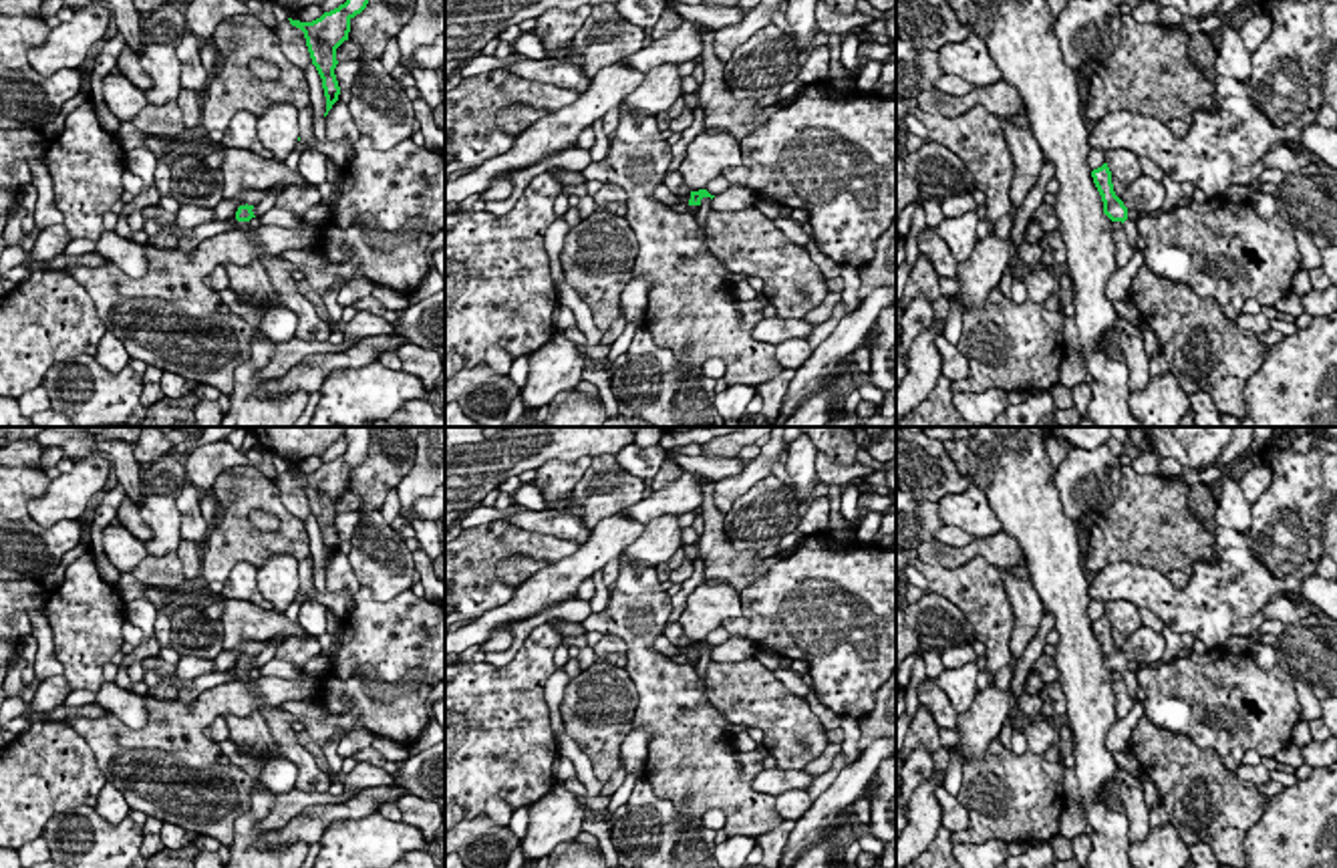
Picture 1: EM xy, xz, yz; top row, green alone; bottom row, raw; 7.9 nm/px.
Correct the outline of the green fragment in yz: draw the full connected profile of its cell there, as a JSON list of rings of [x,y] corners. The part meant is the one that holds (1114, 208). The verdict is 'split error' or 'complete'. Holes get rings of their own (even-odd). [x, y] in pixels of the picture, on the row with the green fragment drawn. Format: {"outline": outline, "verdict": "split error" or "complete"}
{"outline": [[[1103,163],[1101,167],[1091,171],[1093,183],[1101,195],[1103,201],[1103,213],[1111,220],[1111,222],[1120,222],[1122,230],[1126,232],[1128,244],[1130,246],[1138,246],[1138,228],[1136,228],[1136,220],[1128,218],[1128,207],[1124,205],[1124,201],[1116,195],[1113,191],[1113,183],[1111,183],[1111,171],[1107,167],[1107,163]]], "verdict": "split error"}

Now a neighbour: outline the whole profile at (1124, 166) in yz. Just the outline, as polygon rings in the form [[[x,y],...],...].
[[[1109,149],[1103,159],[1111,171],[1113,191],[1122,199],[1124,191],[1142,175],[1140,159],[1128,149]]]

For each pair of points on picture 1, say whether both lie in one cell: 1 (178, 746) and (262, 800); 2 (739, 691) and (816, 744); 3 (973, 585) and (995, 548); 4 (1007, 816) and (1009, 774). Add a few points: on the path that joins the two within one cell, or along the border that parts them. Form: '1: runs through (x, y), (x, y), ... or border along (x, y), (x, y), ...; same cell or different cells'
1: border along (254, 780), (250, 808), (236, 820), (234, 838); different cells
2: runs through (760, 699), (784, 717), (794, 717), (800, 724); same cell
3: border along (941, 564), (951, 568), (985, 558), (999, 570); different cells
4: runs through (1007, 806), (1009, 784); same cell

